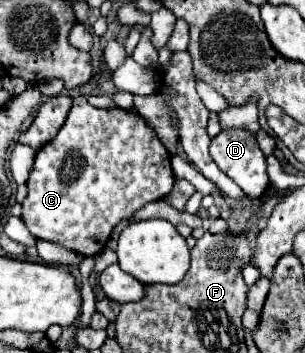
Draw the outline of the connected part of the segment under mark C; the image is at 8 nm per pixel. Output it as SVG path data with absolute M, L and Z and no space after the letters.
M77 96L73 98L73 108L59 134L37 150L35 166L27 180L29 194L23 200L21 218L35 238L57 242L67 250L83 256L95 256L105 248L111 230L123 218L147 202L167 196L173 180L175 176L171 170L171 154L139 114L131 114L121 108L99 110L93 108L85 96Z

